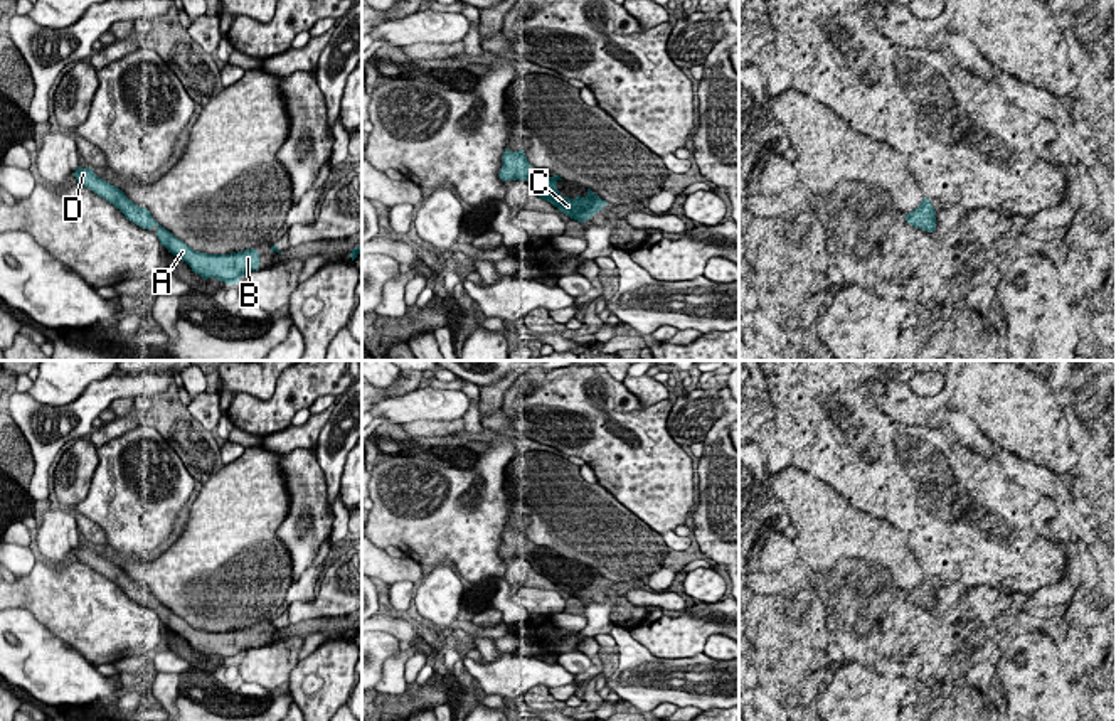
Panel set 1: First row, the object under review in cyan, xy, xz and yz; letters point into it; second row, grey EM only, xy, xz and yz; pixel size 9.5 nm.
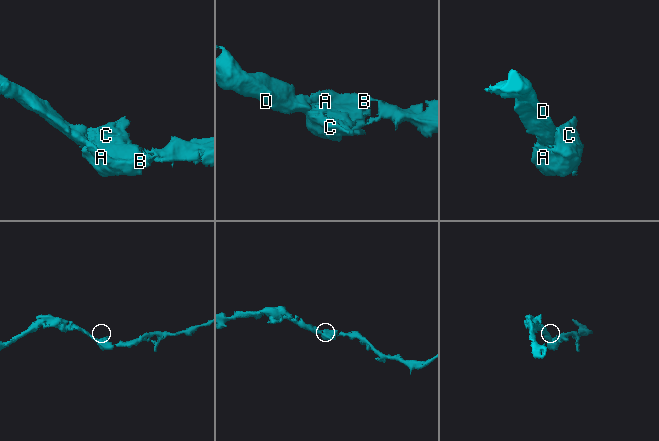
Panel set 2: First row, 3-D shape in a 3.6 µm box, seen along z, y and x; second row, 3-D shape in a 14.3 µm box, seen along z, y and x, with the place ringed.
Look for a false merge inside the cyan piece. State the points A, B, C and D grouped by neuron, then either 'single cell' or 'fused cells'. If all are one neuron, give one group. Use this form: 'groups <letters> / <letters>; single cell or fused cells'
groups A B C D; single cell

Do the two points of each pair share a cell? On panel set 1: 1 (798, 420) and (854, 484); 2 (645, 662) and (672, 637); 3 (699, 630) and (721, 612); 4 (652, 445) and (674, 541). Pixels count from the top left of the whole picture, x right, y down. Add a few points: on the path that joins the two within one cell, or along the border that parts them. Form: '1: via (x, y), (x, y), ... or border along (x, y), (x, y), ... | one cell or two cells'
1: via (813, 435), (840, 464), (840, 469) | one cell
2: border along (630, 632), (655, 656), (692, 657) | two cells
3: via (704, 625), (716, 617) | one cell
4: border along (672, 529), (662, 534) | two cells

